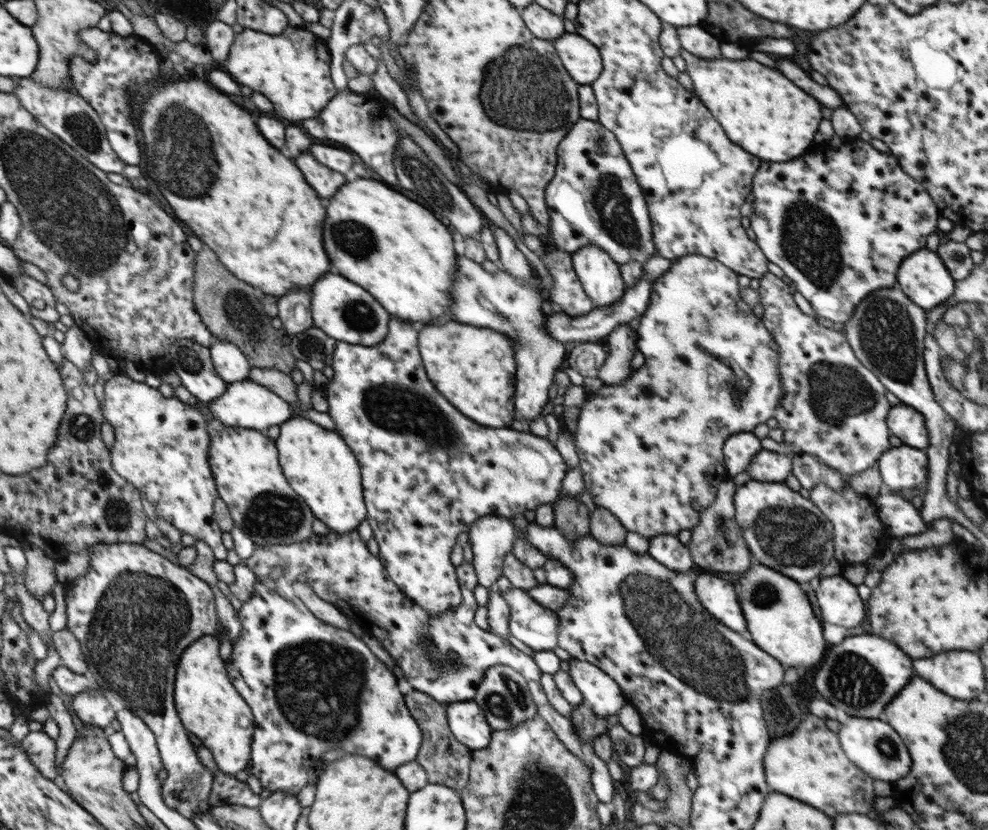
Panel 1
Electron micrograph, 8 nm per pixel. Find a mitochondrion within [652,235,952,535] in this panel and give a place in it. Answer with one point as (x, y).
(888, 336)

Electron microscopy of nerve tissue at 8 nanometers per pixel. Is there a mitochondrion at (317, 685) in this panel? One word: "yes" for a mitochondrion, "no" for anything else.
yes

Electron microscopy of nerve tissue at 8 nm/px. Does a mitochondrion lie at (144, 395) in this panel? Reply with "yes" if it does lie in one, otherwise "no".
no

